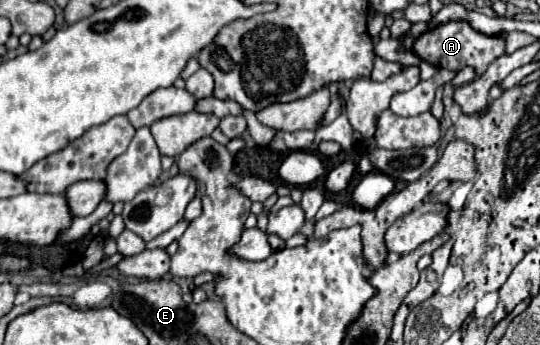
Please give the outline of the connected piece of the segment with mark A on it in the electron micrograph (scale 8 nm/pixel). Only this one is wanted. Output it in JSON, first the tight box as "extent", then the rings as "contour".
{"extent":[414,21,504,75],"contour":[[[448,21],[448,23],[442,23],[442,25],[422,33],[414,43],[414,53],[422,61],[432,63],[434,67],[446,67],[446,69],[460,71],[462,67],[470,65],[476,69],[478,75],[482,75],[486,71],[486,67],[504,53],[504,49],[502,49],[500,37],[482,35],[482,33],[474,31],[466,21]]]}

